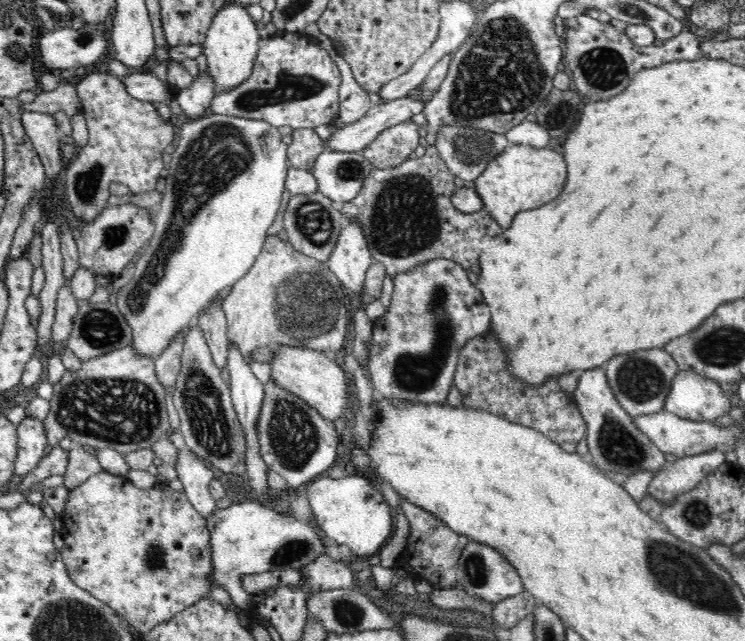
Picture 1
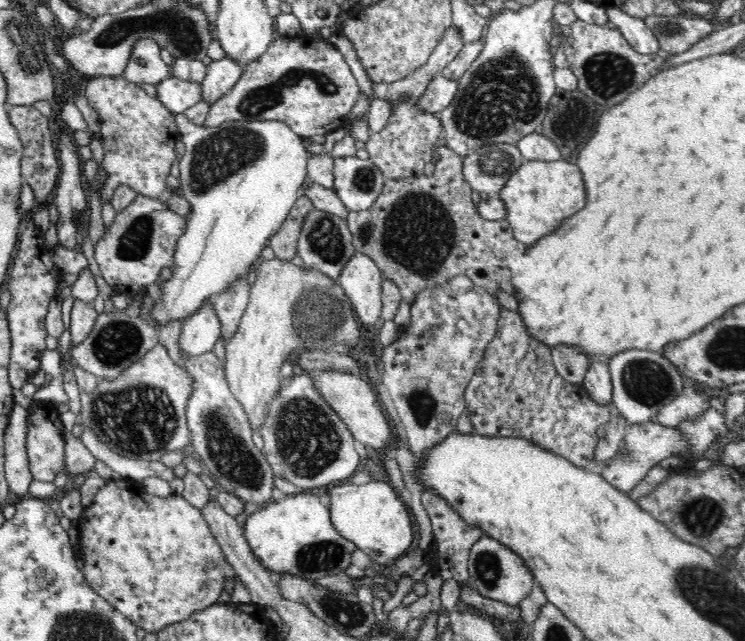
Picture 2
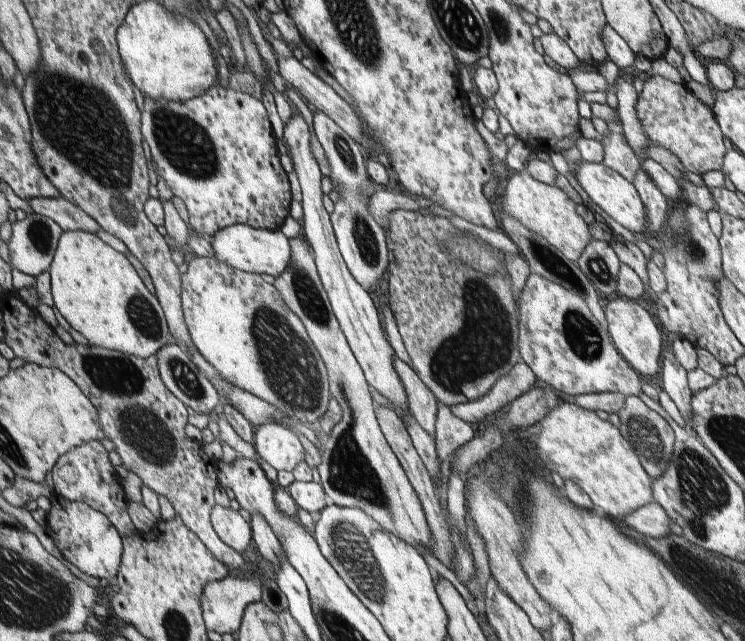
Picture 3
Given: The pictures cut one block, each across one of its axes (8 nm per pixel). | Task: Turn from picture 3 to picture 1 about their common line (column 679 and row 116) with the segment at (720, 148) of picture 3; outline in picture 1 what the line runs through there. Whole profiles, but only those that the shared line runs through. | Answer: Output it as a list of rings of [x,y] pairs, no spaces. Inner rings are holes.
[[[93,72],[85,74],[76,85],[81,99],[81,114],[88,125],[88,141],[78,150],[74,161],[65,169],[65,201],[67,213],[77,221],[91,221],[102,212],[108,204],[110,183],[126,185],[131,193],[140,194],[154,191],[164,169],[162,154],[171,151],[172,139],[178,129],[169,121],[164,121],[157,114],[150,101],[140,101],[126,93],[120,78],[113,74]]]

